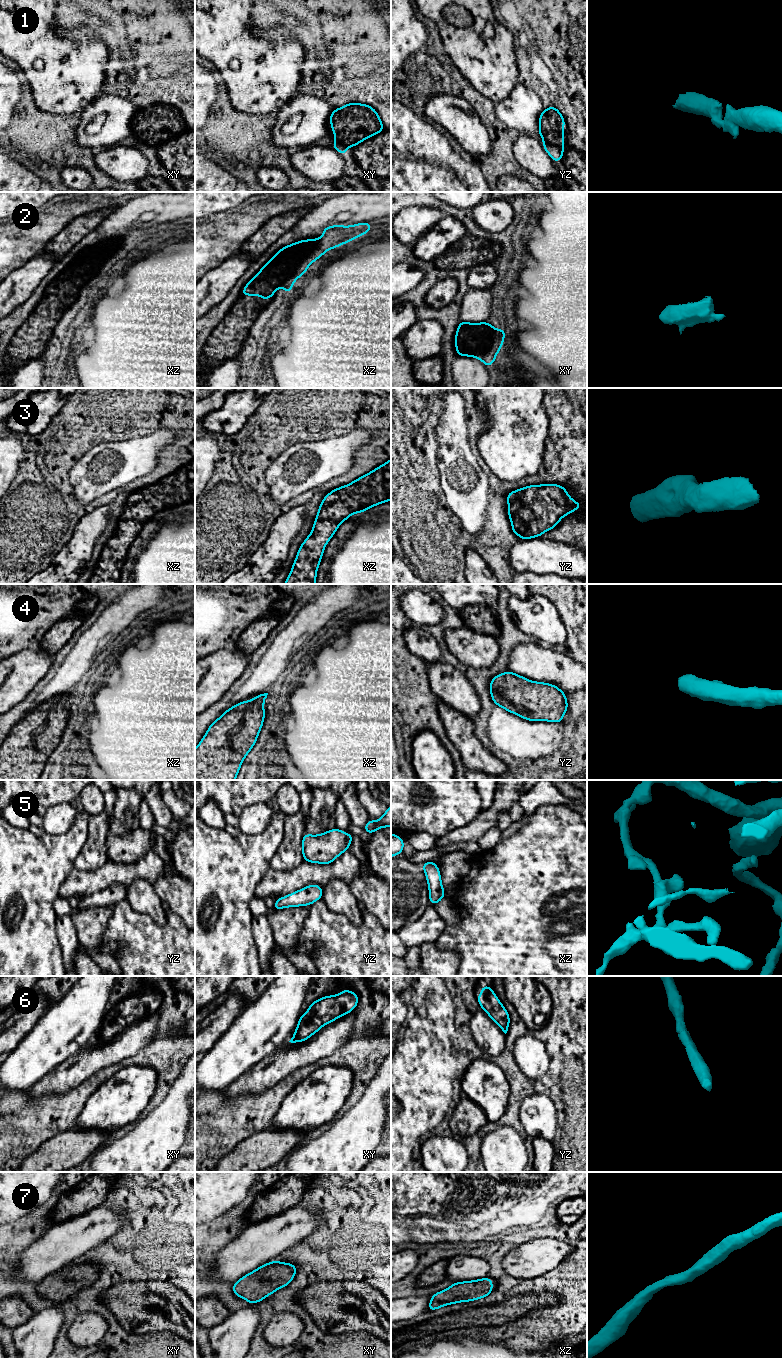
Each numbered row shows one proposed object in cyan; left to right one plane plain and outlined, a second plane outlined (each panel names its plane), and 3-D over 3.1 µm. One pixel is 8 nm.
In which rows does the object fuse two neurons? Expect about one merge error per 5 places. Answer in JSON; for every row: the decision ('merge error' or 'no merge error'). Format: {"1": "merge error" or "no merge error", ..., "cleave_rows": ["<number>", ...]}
{"1": "no merge error", "2": "no merge error", "3": "no merge error", "4": "no merge error", "5": "no merge error", "6": "no merge error", "7": "no merge error", "cleave_rows": []}

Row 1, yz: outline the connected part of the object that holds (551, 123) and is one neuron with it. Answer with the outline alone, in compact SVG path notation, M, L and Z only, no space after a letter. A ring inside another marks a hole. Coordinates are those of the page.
M555 106L545 108L539 117L539 135L553 162L562 161L564 151L565 119Z

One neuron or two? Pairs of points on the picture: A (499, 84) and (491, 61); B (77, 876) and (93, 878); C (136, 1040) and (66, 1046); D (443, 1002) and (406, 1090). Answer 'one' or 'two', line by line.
A: one
B: one
C: two
D: one

